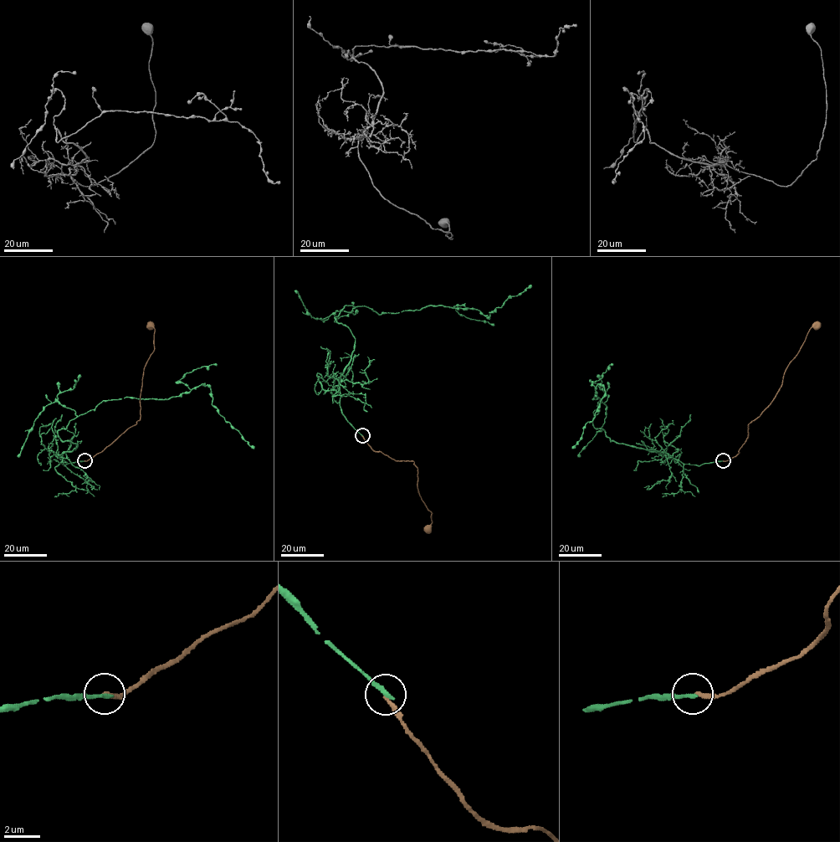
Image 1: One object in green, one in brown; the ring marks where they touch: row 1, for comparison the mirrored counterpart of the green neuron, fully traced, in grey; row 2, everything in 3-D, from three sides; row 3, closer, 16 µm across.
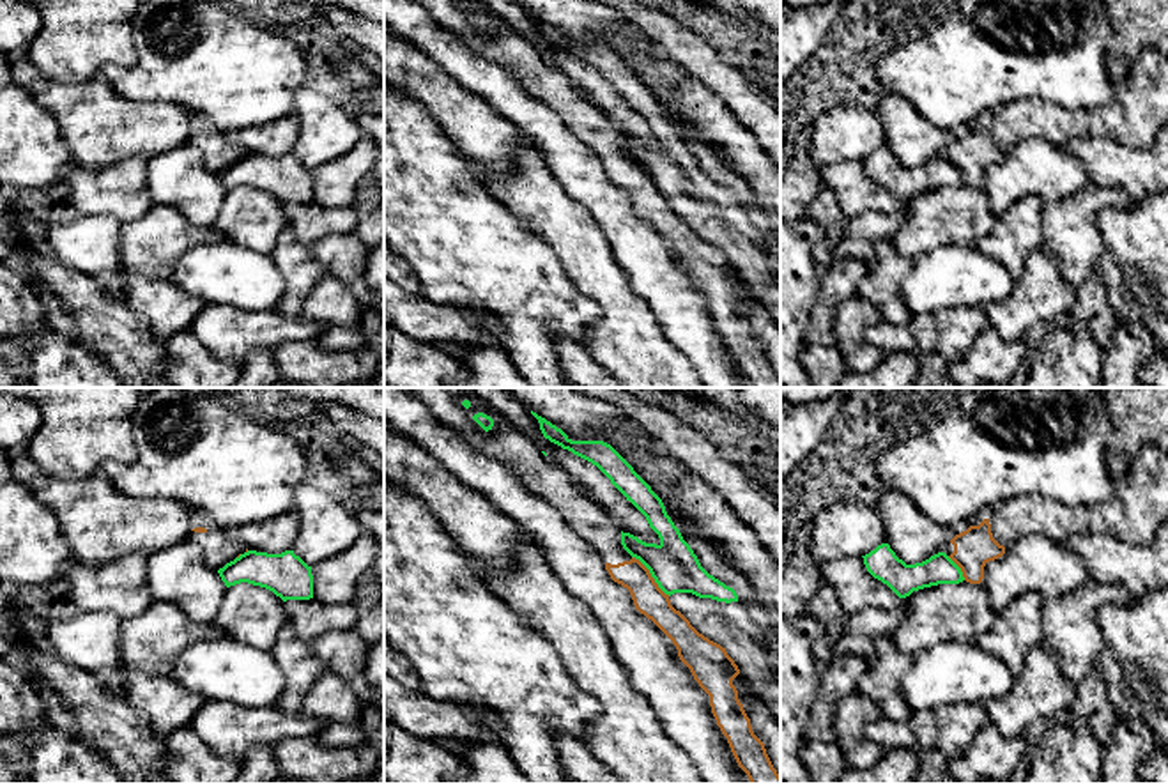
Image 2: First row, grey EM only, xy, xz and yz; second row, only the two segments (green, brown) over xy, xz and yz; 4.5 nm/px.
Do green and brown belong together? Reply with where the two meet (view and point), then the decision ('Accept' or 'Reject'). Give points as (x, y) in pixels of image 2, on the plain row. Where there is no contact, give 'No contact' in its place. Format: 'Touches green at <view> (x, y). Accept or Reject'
Touches green at xz (652, 179). Reject

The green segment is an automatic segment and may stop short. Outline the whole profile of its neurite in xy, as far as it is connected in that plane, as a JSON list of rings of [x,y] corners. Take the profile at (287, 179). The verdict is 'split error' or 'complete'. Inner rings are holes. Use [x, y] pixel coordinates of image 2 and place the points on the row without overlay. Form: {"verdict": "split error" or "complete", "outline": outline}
{"verdict": "complete", "outline": [[[248,154],[218,173],[227,191],[248,186],[287,204],[313,202],[313,179],[294,154],[267,158]]]}

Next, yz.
{"verdict": "complete", "outline": [[[881,147],[862,161],[867,175],[887,188],[899,202],[924,191],[964,184],[961,172],[945,156],[938,156],[922,166],[906,168],[888,147]]]}

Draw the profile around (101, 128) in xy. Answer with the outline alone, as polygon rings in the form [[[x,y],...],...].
[[[25,50],[11,55],[14,80],[57,120],[73,165],[106,168],[189,145],[189,110],[122,97],[101,76],[62,83],[41,76]]]

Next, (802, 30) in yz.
[[[842,2],[803,9],[780,4],[780,90],[791,74],[819,50],[842,9]]]

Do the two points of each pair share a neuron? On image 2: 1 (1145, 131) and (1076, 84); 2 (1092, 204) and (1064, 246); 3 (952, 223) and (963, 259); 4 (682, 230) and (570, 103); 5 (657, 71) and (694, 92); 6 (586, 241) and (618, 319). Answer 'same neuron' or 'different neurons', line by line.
1: different neurons
2: same neuron
3: different neurons
4: same neuron
5: same neuron
6: same neuron

